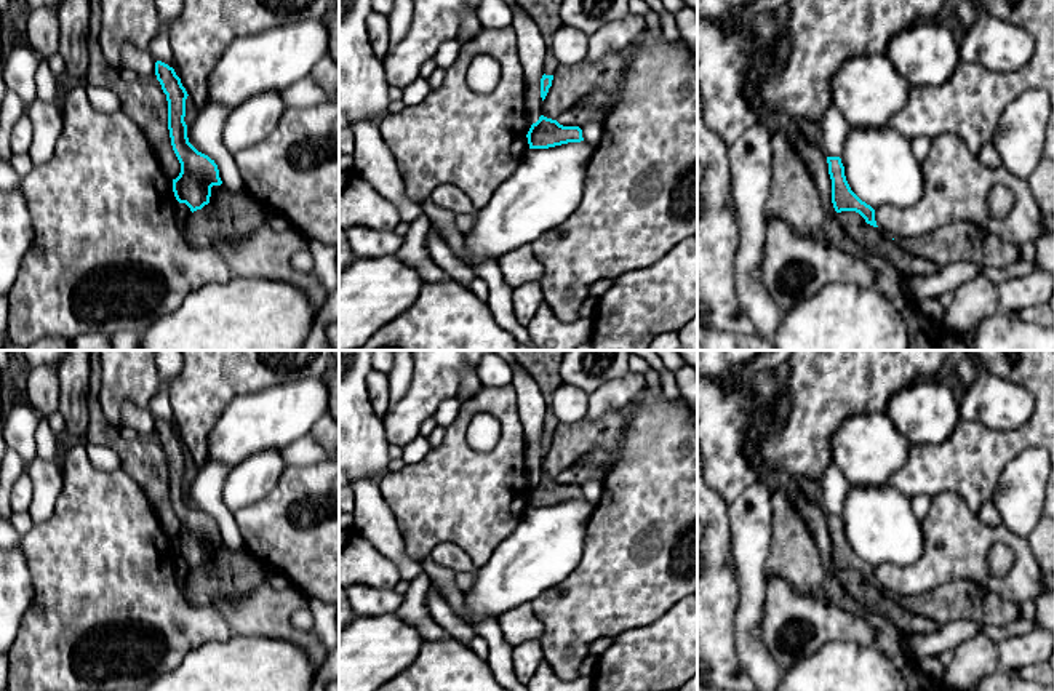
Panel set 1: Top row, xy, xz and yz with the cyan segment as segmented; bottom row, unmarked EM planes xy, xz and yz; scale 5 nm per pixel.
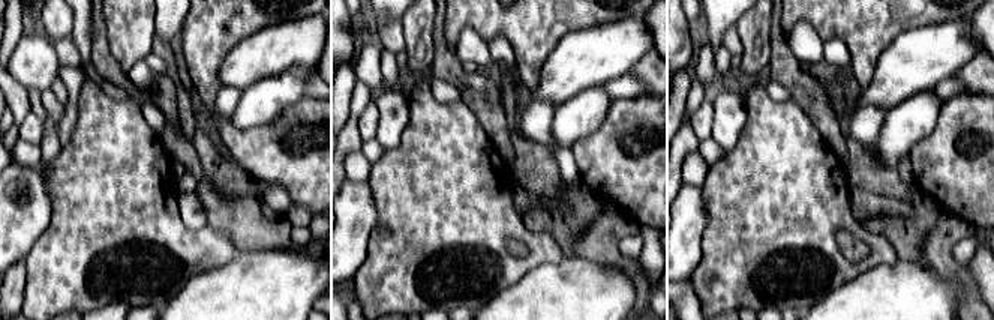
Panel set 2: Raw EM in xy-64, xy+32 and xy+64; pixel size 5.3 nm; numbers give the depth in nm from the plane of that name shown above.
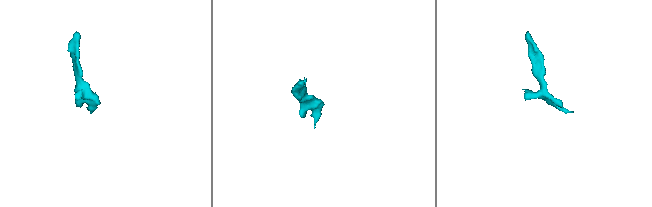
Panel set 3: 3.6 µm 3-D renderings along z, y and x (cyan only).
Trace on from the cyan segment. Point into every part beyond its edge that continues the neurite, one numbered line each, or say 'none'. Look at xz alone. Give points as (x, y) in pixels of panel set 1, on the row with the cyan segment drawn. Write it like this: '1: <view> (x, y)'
1: xz (550, 64)

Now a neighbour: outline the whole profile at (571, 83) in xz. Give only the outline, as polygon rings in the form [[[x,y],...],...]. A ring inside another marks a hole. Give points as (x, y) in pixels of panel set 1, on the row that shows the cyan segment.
[[[609,53],[598,62],[558,66],[542,101],[541,115],[557,120],[560,114],[574,107],[592,91],[614,94],[624,82],[627,64],[629,54]]]

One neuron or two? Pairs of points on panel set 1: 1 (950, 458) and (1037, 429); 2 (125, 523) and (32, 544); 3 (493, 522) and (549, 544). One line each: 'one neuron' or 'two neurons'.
1: one neuron
2: one neuron
3: two neurons

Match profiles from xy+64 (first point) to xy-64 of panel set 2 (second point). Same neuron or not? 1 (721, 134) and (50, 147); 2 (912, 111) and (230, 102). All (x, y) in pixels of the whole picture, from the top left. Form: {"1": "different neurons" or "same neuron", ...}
{"1": "same neuron", "2": "different neurons"}

